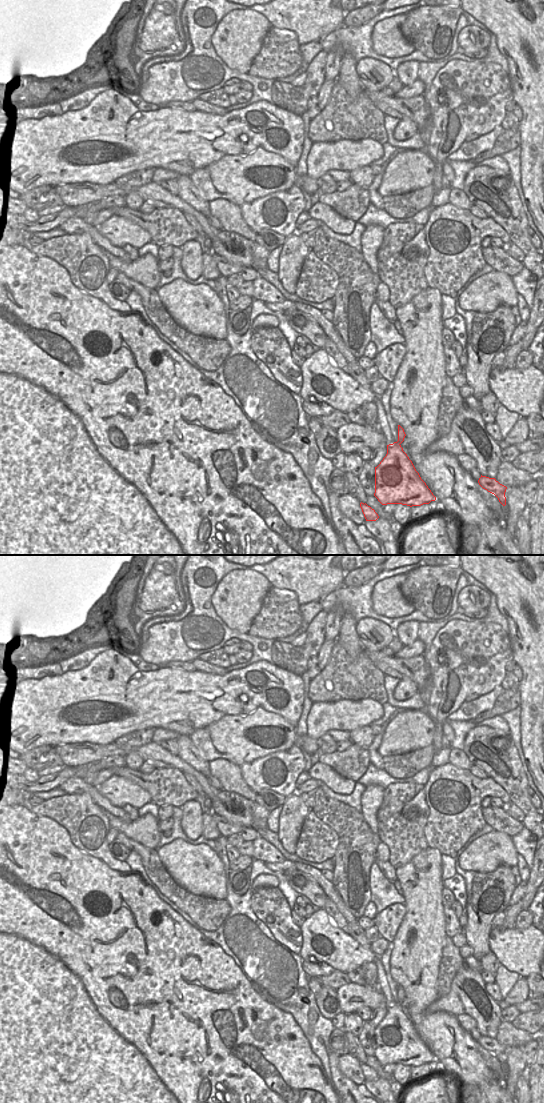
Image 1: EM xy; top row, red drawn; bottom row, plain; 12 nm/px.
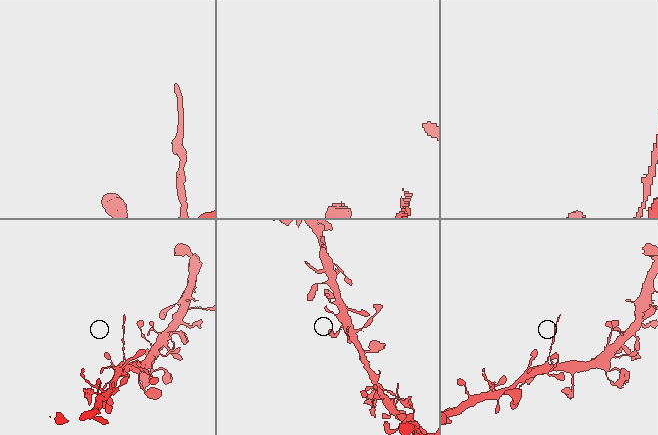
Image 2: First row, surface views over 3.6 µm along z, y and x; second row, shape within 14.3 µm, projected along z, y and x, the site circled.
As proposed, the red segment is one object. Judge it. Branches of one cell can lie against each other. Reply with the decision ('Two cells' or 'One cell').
Two cells

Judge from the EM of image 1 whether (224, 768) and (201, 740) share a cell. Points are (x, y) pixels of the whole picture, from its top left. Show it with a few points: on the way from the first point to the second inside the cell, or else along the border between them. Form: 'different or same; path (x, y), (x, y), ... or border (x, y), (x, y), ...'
different; border (209, 761), (223, 758), (239, 766)

